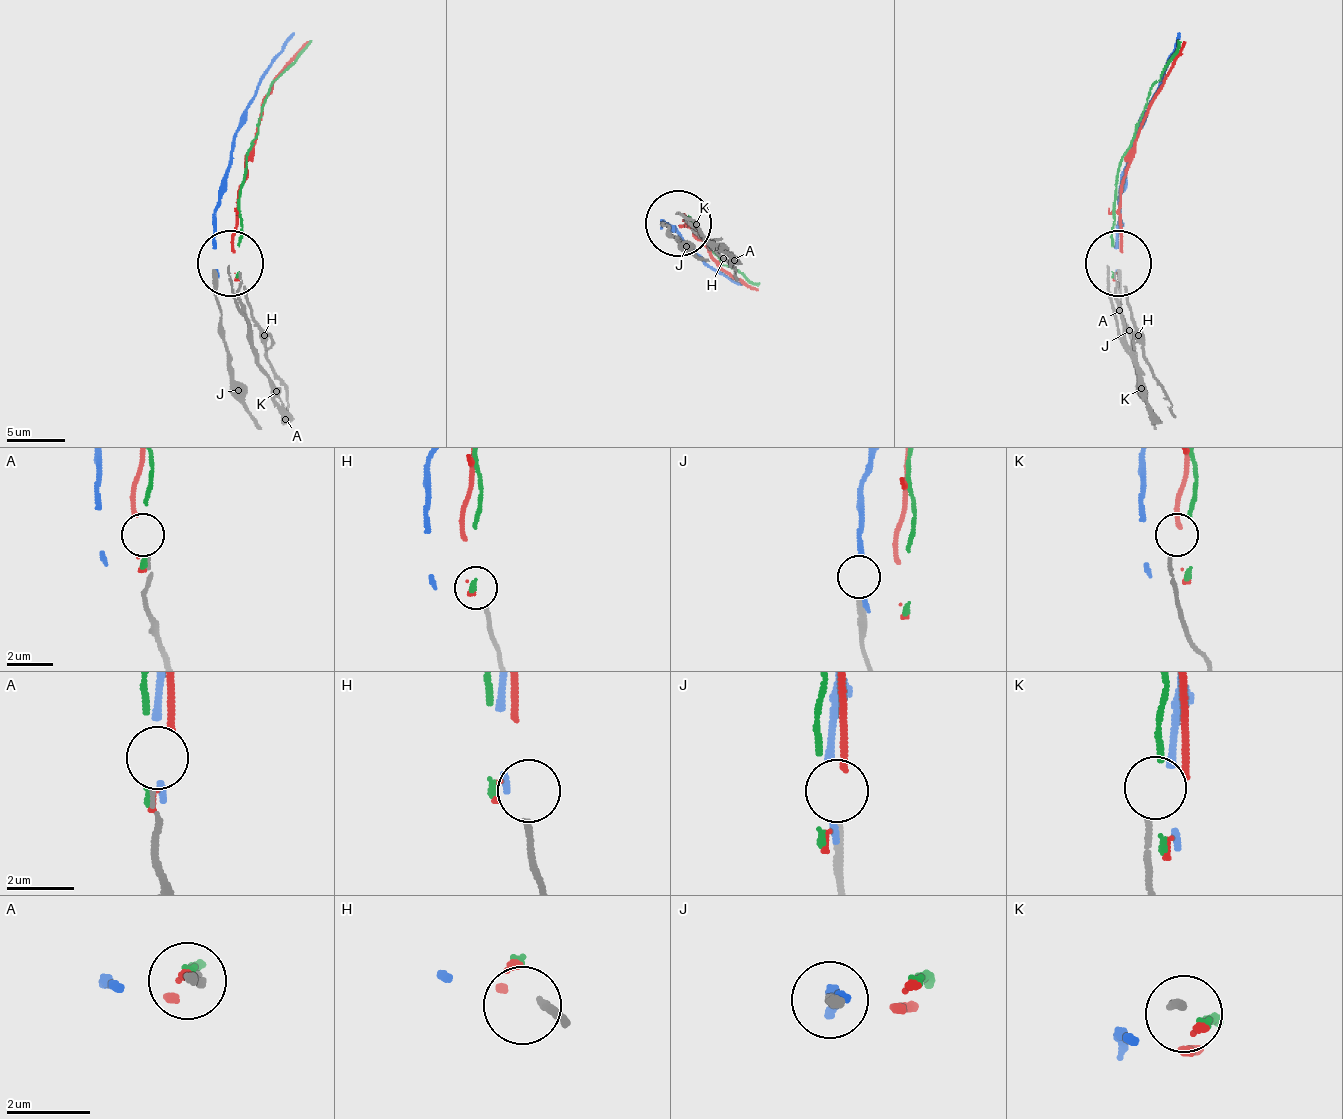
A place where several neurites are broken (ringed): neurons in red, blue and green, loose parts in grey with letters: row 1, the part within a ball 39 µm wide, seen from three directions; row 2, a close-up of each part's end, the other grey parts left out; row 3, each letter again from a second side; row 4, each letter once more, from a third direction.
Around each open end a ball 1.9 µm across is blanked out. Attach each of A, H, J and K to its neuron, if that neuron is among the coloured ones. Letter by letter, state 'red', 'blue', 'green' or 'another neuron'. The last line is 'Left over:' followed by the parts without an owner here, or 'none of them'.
A: another neuron
H: another neuron
J: another neuron
K: another neuron
Left over: A, H, J, K

